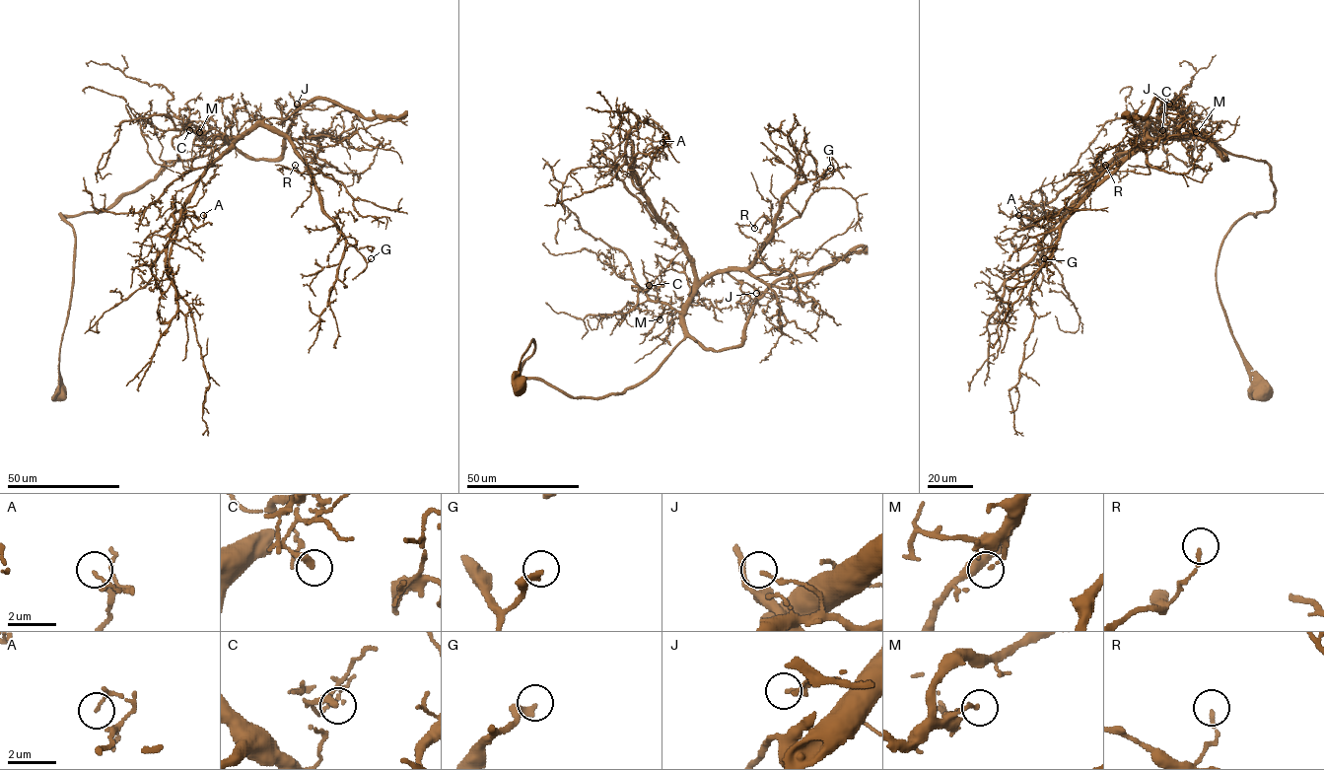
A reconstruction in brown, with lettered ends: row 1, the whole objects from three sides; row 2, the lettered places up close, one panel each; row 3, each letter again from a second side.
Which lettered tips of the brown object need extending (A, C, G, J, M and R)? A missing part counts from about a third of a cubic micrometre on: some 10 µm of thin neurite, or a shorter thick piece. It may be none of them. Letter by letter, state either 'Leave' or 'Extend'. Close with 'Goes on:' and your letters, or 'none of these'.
A: Leave
C: Leave
G: Leave
J: Leave
M: Leave
R: Leave
Goes on: none of these

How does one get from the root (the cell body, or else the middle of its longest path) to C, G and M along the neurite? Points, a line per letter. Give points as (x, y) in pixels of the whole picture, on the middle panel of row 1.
C: (521, 385), (533, 339), (523, 378), (574, 397), (641, 384), (684, 337), (680, 314), (653, 301), (649, 285)
G: (521, 385), (533, 339), (523, 378), (574, 397), (641, 384), (697, 288), (745, 270), (782, 199), (830, 168)
M: (521, 385), (533, 339), (523, 378), (574, 397), (621, 393), (684, 337), (677, 312), (662, 304), (660, 319)

